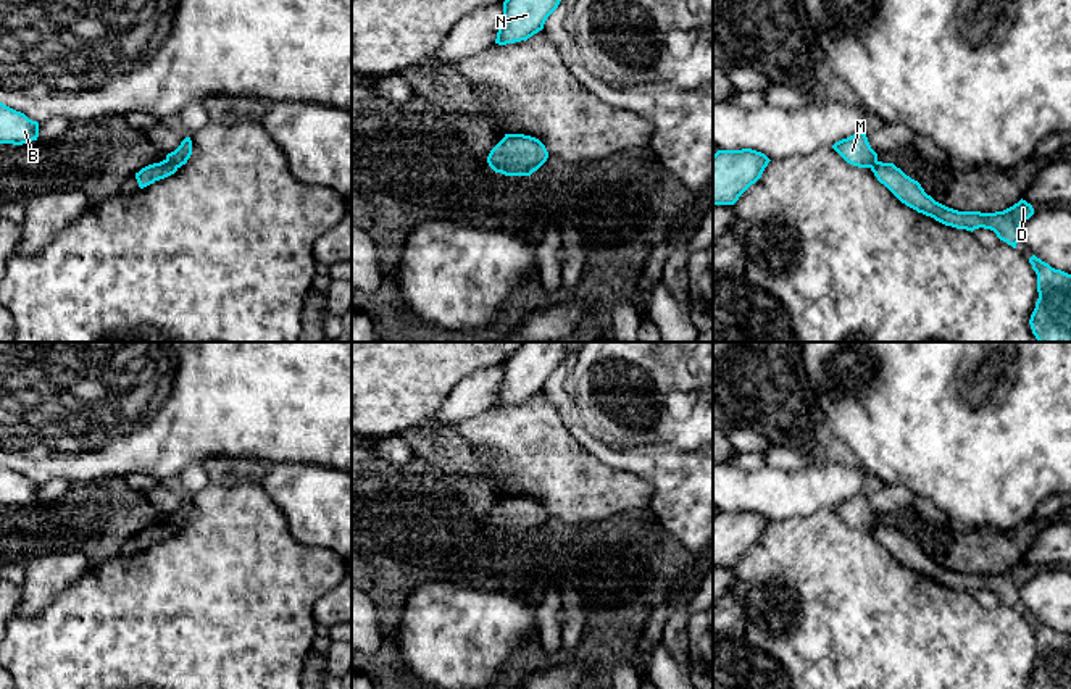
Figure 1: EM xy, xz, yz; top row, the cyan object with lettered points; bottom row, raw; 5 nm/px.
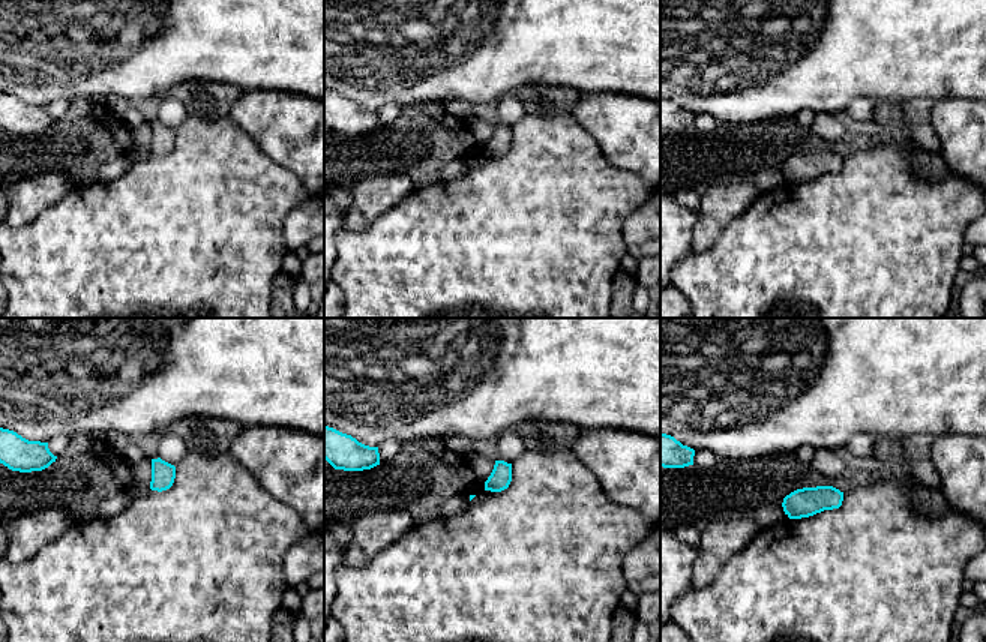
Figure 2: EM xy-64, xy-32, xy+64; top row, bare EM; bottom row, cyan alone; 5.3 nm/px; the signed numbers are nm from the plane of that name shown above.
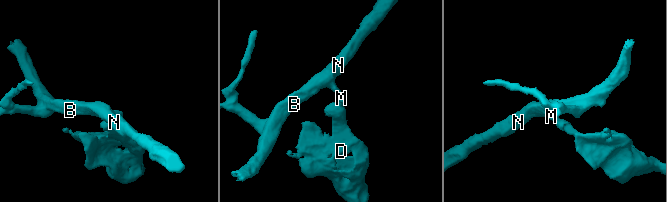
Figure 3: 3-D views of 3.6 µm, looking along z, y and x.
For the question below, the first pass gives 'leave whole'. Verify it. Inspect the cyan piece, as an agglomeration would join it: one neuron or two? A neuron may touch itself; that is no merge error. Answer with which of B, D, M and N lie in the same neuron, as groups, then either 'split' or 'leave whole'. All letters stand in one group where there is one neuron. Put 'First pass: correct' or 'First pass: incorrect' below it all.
groups B M N / D; split
First pass: incorrect

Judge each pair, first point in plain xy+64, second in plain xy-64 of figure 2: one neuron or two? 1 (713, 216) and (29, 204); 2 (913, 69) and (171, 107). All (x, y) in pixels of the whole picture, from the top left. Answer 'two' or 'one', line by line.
1: one
2: two

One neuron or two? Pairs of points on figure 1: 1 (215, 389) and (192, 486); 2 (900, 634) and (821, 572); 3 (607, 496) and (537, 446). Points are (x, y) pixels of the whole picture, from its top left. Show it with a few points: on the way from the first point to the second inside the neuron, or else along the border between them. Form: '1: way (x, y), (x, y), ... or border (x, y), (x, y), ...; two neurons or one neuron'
1: border (199, 460), (194, 460), (178, 475); two neurons
2: way (881, 631), (841, 591); one neuron
3: way (589, 491), (579, 488), (555, 463); one neuron

